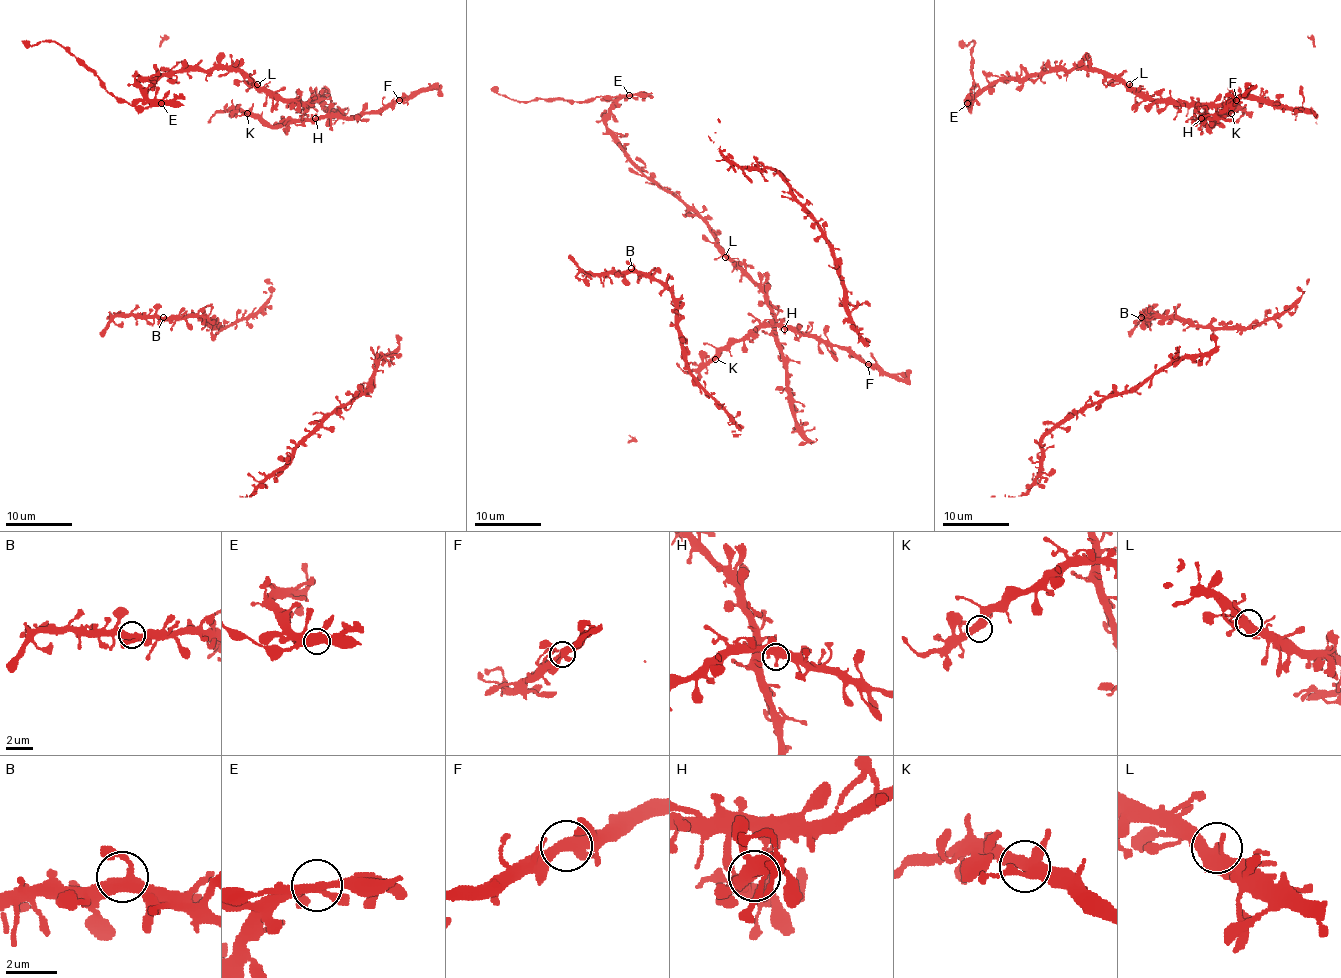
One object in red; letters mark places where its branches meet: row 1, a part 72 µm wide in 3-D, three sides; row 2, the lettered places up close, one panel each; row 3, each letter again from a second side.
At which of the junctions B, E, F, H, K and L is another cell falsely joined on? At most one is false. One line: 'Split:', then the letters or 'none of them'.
Split: E

